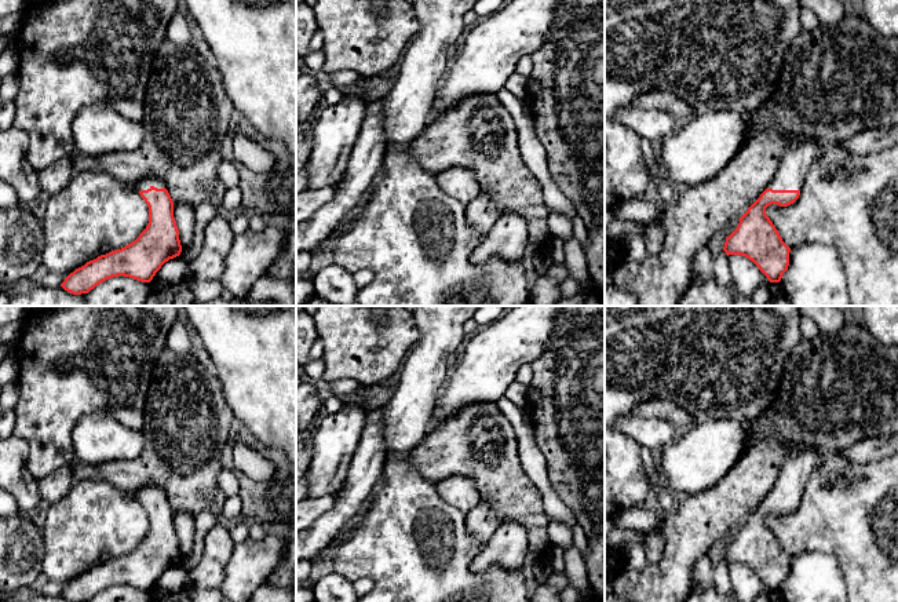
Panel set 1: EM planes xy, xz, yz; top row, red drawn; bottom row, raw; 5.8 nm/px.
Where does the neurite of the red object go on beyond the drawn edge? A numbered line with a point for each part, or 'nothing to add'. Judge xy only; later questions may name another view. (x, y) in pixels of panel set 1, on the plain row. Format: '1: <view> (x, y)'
1: xy (145, 492)

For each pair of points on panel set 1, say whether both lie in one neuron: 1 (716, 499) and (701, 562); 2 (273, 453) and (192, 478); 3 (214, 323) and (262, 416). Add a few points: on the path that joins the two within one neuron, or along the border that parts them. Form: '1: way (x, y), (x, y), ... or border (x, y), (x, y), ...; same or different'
1: border (707, 553), (696, 561), (696, 582); different
2: border (229, 436), (221, 452), (222, 467); different
3: way (237, 346), (262, 371), (262, 393); same

